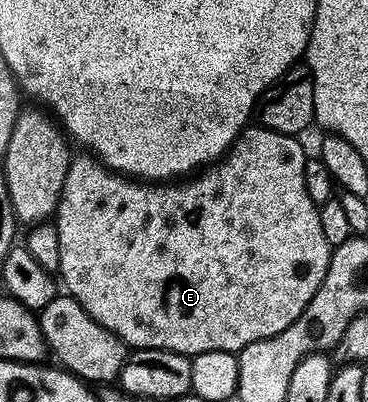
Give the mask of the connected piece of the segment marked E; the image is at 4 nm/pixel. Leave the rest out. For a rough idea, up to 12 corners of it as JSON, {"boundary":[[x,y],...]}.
{"boundary":[[298,137],[180,182],[70,159],[59,280],[126,346],[237,354],[331,251]]}

